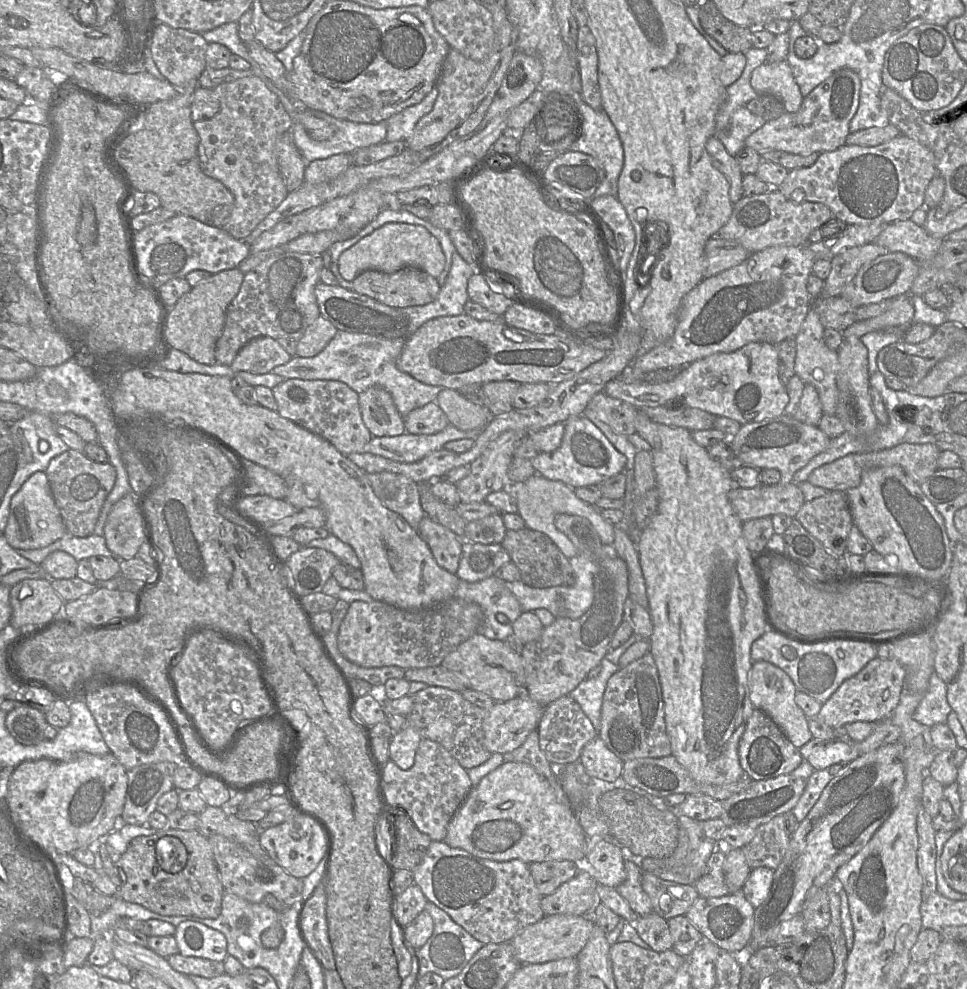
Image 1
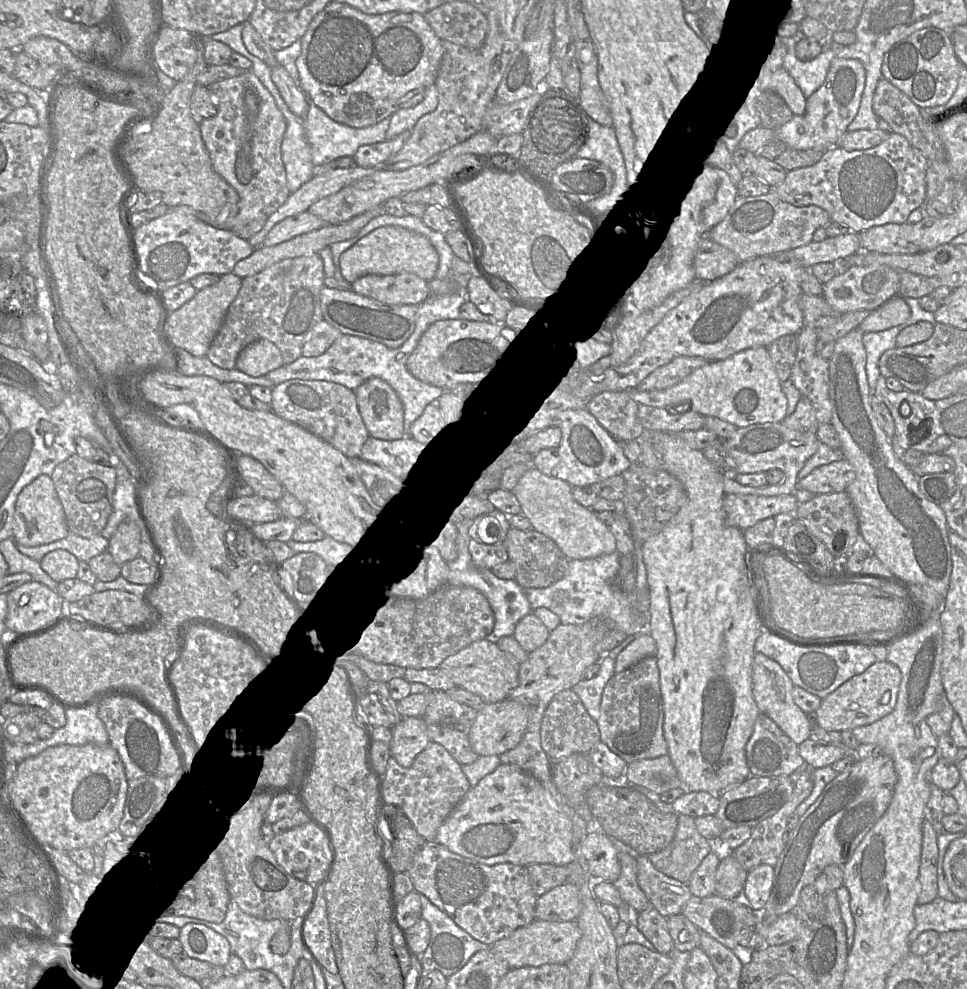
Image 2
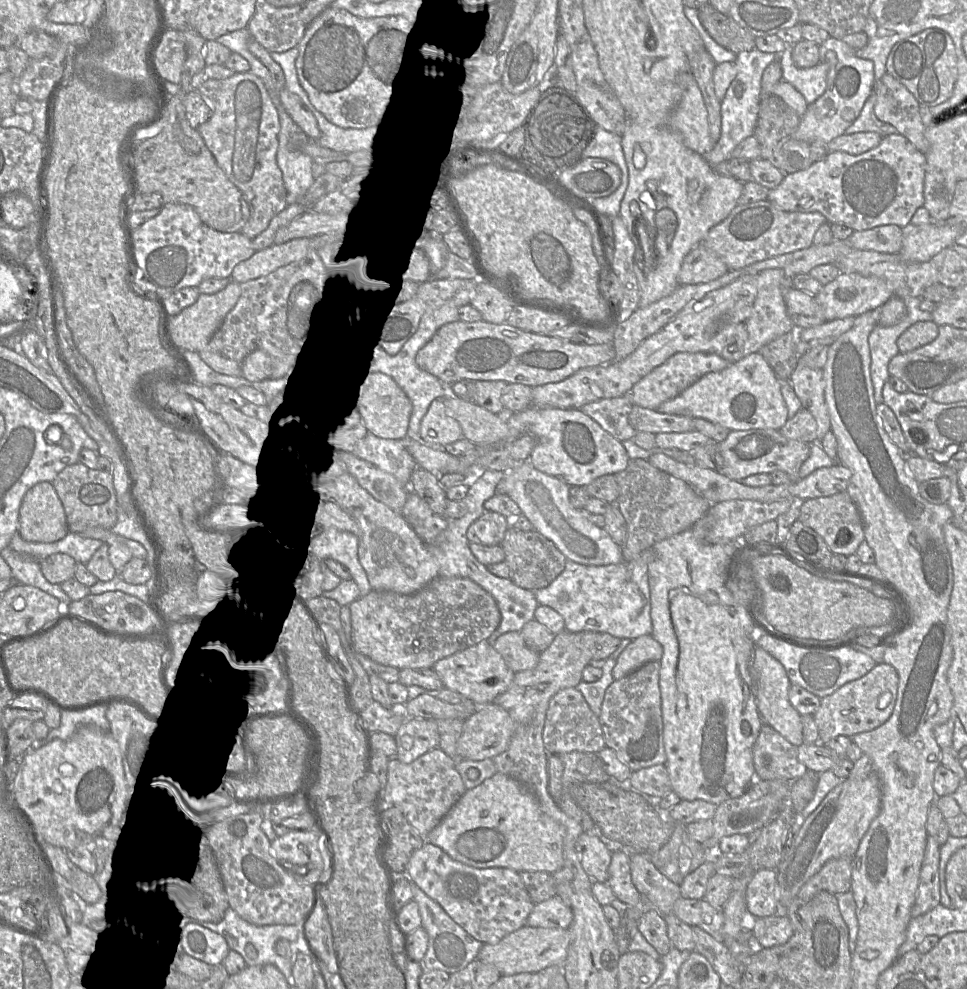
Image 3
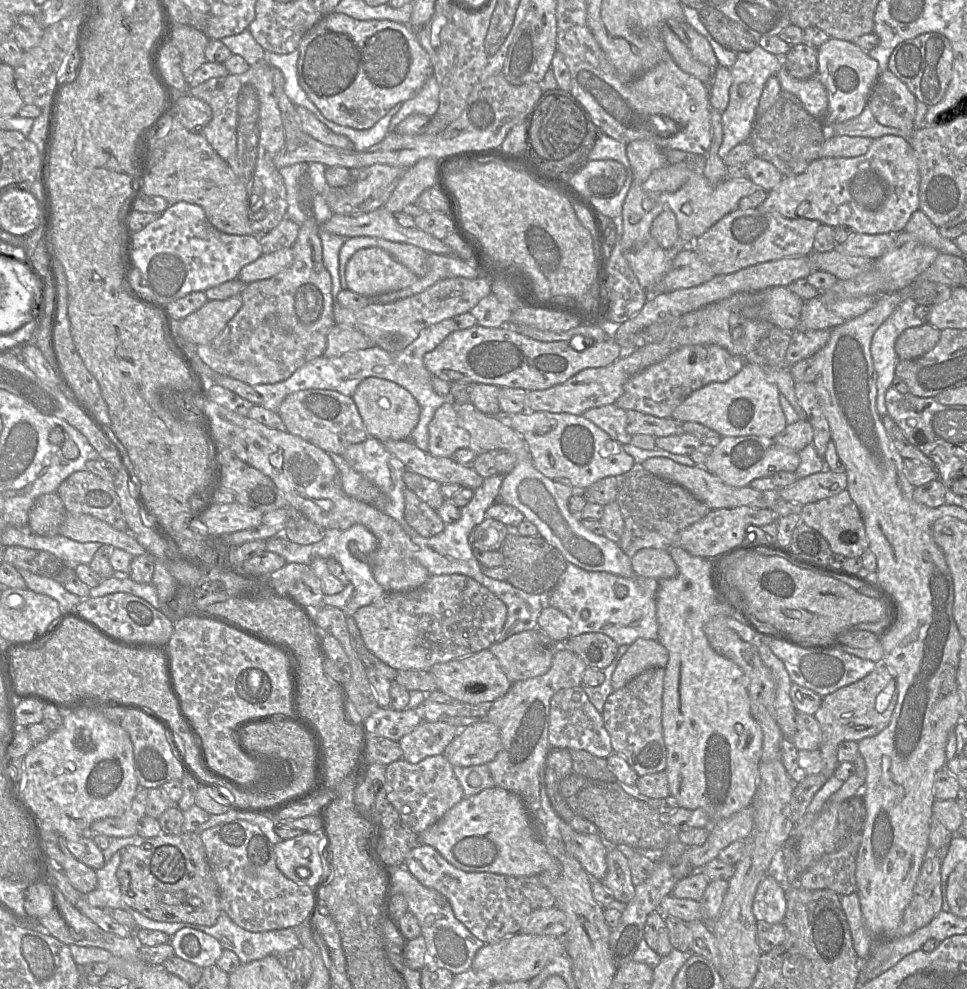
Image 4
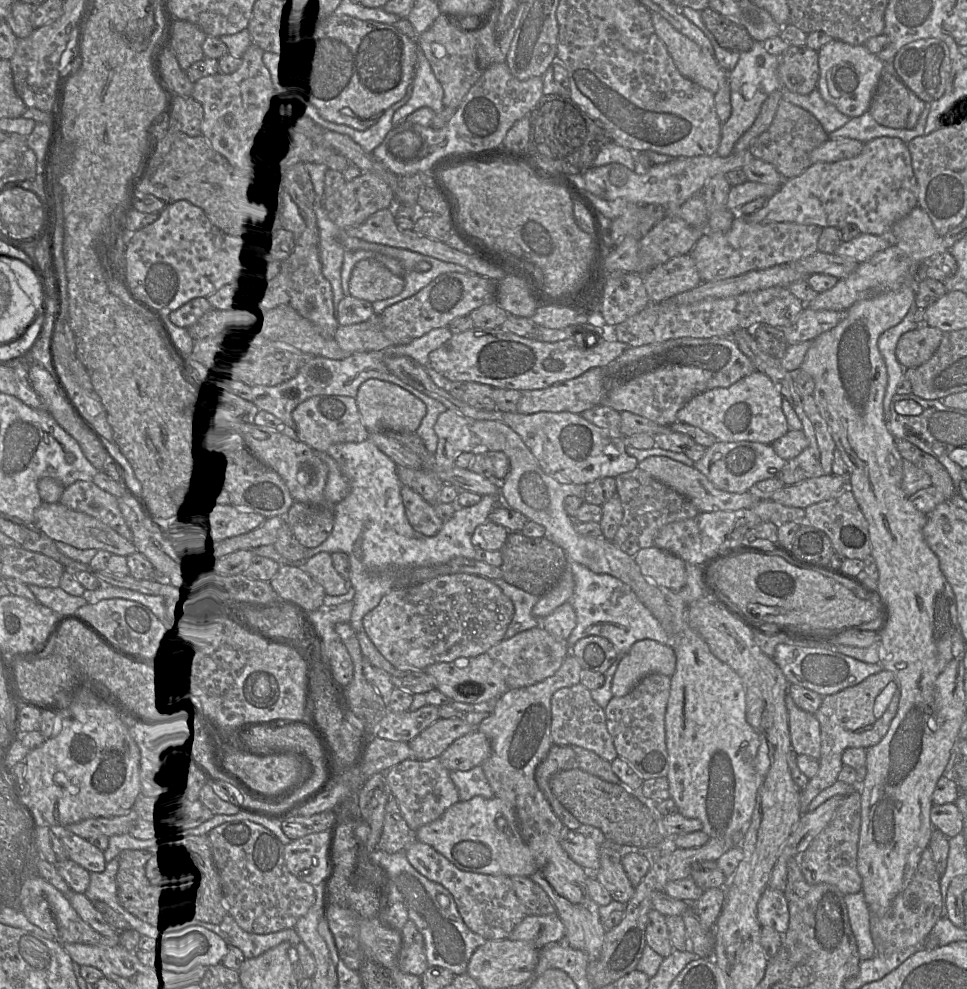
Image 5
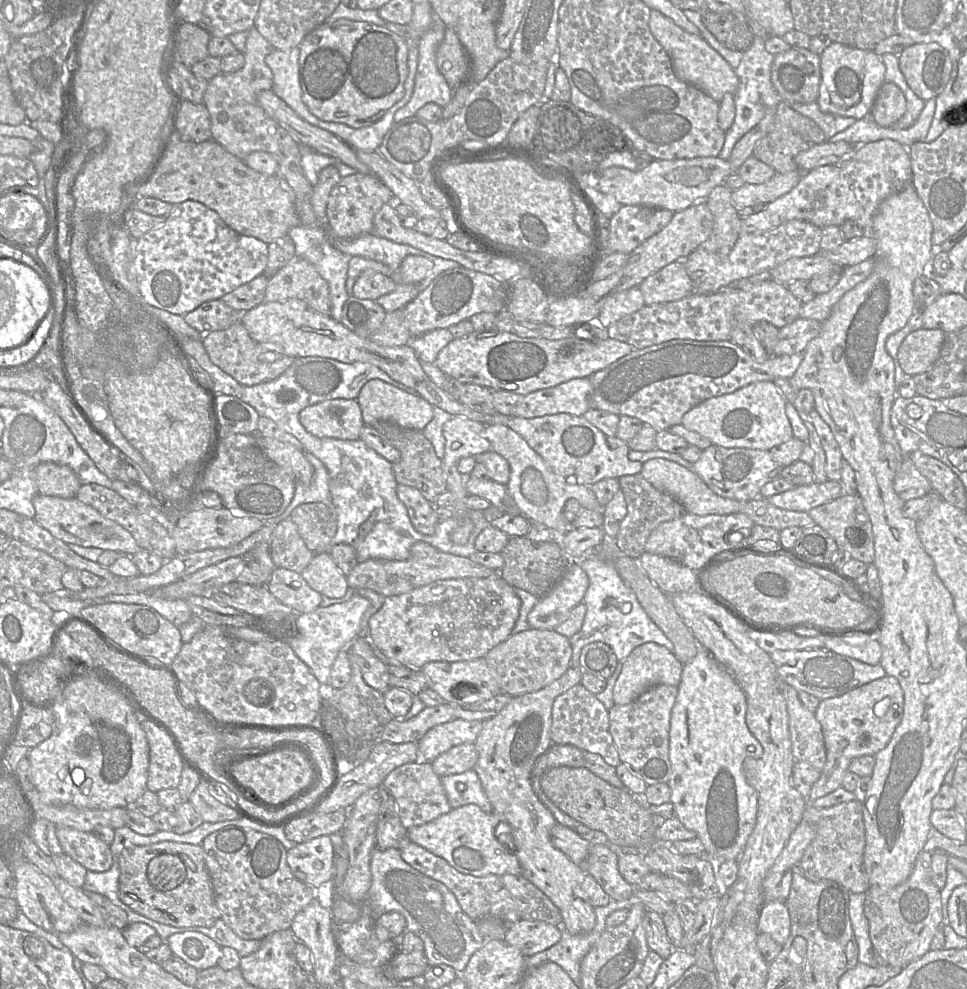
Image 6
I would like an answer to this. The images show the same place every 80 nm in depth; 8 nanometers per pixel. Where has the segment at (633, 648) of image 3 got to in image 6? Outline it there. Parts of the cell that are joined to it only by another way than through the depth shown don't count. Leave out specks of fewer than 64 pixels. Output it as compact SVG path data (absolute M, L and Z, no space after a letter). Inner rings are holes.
M647 642L635 647L623 661L621 673L614 685L614 704L629 704L643 692L656 685L666 684L677 687L681 681L683 665L673 652L655 642Z

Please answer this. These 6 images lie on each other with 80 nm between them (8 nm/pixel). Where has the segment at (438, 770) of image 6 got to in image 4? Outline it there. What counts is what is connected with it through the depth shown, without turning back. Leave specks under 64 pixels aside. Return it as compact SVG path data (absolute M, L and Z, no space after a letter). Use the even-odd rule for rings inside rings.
M483 719L460 729L443 755L453 767L469 767L491 762L500 748L501 738L497 726Z

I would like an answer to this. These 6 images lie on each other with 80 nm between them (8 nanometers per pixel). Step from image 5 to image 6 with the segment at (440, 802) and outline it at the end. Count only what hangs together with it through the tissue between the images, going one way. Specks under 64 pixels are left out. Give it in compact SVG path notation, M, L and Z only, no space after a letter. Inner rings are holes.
M427 761L407 763L394 769L386 776L382 786L394 798L398 816L406 829L428 823L452 810L441 777L434 773Z

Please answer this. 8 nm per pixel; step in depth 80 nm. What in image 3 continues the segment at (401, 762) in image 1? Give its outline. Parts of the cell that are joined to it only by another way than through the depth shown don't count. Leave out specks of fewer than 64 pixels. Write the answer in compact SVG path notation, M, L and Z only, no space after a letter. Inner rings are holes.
M406 718L394 736L396 742L395 757L404 764L410 764L418 757L439 746L440 736L435 720Z

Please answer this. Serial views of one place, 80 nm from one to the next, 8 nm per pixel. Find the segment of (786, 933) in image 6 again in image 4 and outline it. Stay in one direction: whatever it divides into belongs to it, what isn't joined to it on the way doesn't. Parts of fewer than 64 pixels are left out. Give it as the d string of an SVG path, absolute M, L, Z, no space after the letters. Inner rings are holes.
M767 875L759 883L753 902L756 920L771 924L783 923L786 910L787 899L782 885Z

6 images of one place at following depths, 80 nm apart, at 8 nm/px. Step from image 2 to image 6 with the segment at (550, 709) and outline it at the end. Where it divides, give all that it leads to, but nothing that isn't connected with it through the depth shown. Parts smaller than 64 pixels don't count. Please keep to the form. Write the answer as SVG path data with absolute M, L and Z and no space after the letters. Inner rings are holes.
M581 683L574 685L557 696L552 706L552 724L550 728L552 744L573 745L580 750L599 754L604 761L617 767L621 764L613 738L609 731L609 715L605 706Z

